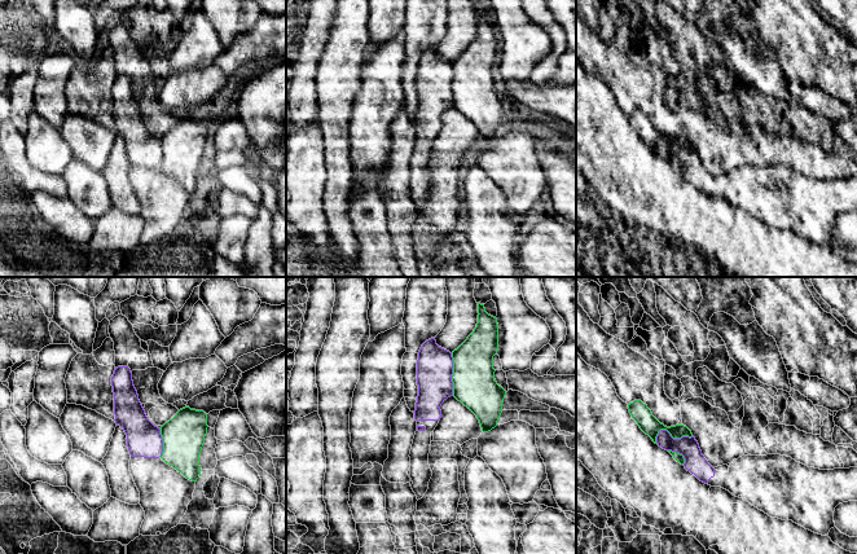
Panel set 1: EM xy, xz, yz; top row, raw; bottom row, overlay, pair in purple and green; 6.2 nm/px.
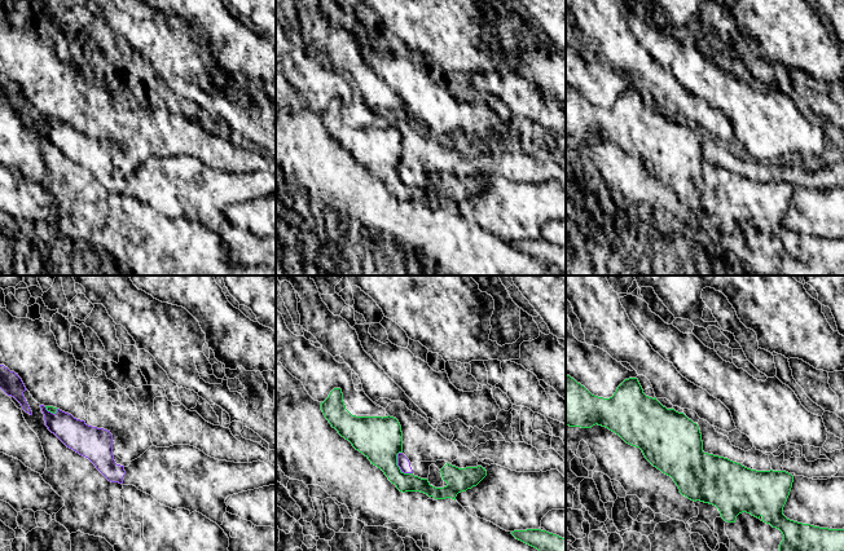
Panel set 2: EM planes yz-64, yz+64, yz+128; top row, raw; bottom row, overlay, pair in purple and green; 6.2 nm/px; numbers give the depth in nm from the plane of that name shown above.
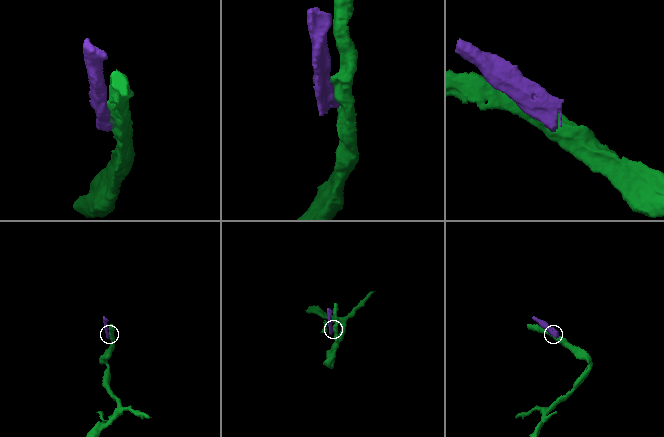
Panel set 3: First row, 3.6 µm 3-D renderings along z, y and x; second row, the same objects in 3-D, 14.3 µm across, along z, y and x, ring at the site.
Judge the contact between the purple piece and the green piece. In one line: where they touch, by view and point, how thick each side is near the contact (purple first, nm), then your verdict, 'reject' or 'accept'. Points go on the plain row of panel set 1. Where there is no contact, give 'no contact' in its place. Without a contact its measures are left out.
meets purple in yz at (669, 144); 130 nm thick on the purple side, 120 nm on the other; reject

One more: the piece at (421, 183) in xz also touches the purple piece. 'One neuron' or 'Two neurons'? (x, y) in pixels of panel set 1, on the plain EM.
One neuron

